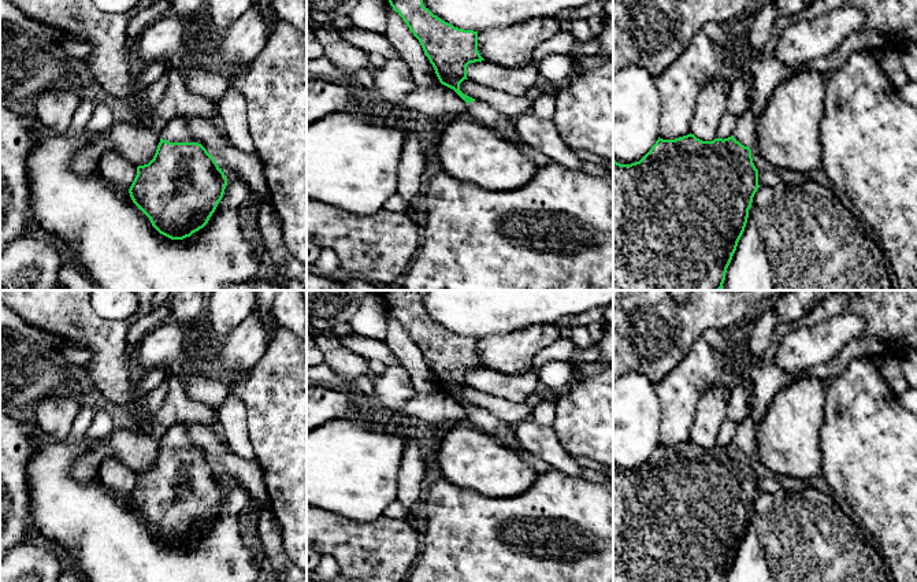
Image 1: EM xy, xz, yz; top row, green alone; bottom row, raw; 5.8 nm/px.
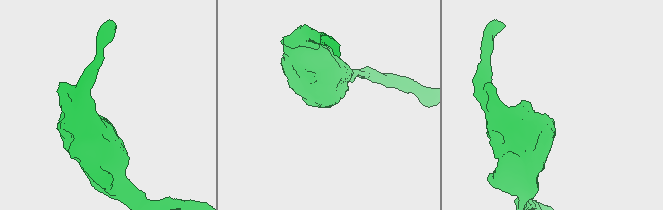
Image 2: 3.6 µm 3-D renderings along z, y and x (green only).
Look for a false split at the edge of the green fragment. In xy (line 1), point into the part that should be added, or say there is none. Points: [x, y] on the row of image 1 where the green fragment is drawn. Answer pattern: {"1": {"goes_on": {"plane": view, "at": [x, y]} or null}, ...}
{"1": {"goes_on": {"plane": "xy", "at": [175, 130]}}}

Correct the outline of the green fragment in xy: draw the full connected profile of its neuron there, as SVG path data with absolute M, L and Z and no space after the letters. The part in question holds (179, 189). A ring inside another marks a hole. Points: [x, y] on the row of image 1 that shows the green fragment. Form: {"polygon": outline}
{"polygon": "M175 116L167 122L153 159L137 167L129 189L152 226L171 240L203 229L227 185L212 155L189 133L186 119Z"}

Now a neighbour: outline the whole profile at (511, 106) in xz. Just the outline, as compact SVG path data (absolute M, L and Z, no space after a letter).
M464 79L460 84L460 90L464 94L483 101L495 111L513 119L520 115L530 114L532 105L532 100L527 99L526 96L511 96L501 90L494 90L491 88L475 84L471 79Z

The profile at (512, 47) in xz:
M541 16L502 29L487 29L478 33L478 51L490 63L517 68L530 63L535 48L560 29L561 22L554 16Z

